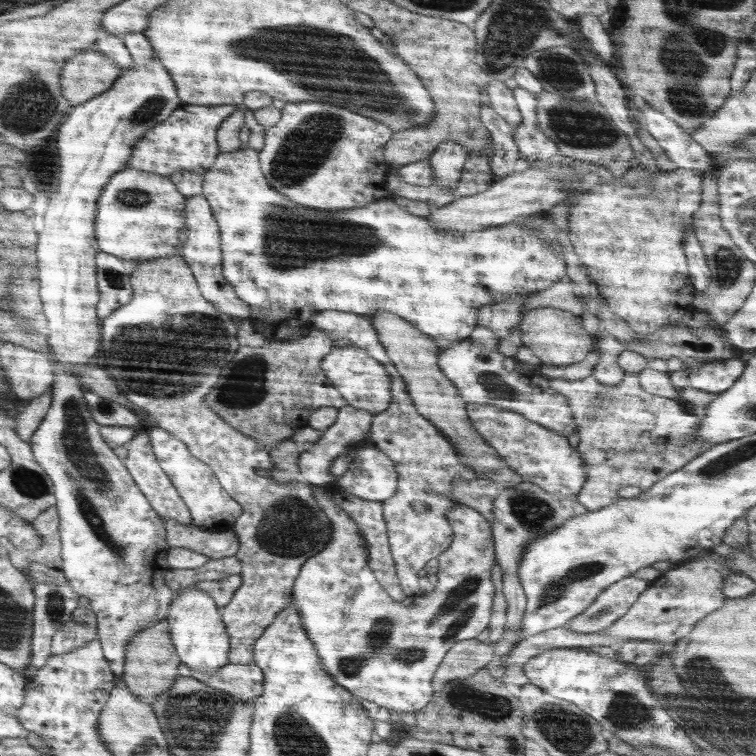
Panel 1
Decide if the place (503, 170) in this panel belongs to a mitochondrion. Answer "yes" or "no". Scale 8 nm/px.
no

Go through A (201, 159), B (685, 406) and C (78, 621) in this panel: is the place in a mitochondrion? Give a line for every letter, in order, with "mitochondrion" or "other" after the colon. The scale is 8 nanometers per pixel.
A: other
B: other
C: mitochondrion

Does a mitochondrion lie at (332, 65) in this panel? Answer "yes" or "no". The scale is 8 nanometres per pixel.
yes

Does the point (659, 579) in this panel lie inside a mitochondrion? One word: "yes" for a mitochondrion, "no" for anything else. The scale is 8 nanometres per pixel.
no

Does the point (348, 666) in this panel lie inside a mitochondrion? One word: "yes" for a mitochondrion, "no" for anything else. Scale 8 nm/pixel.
yes

